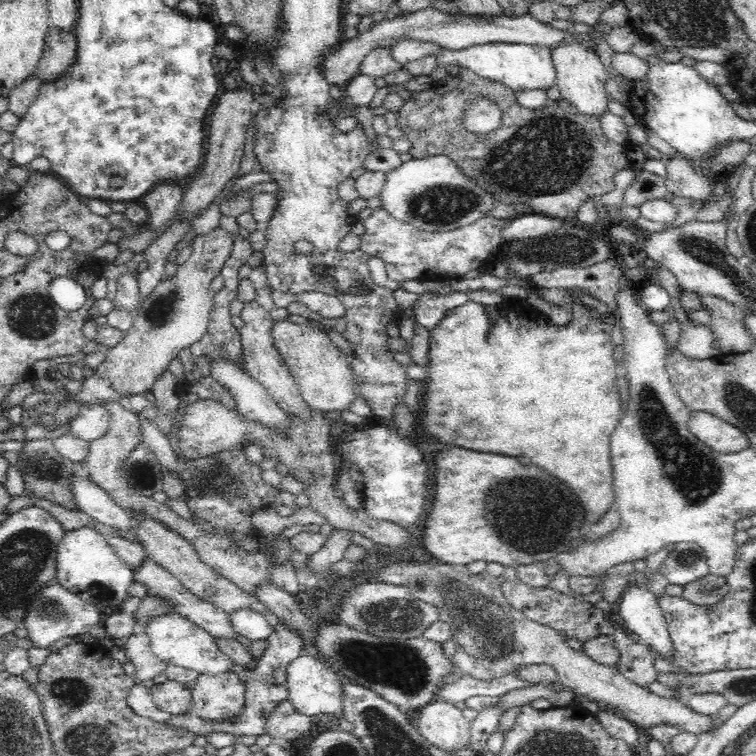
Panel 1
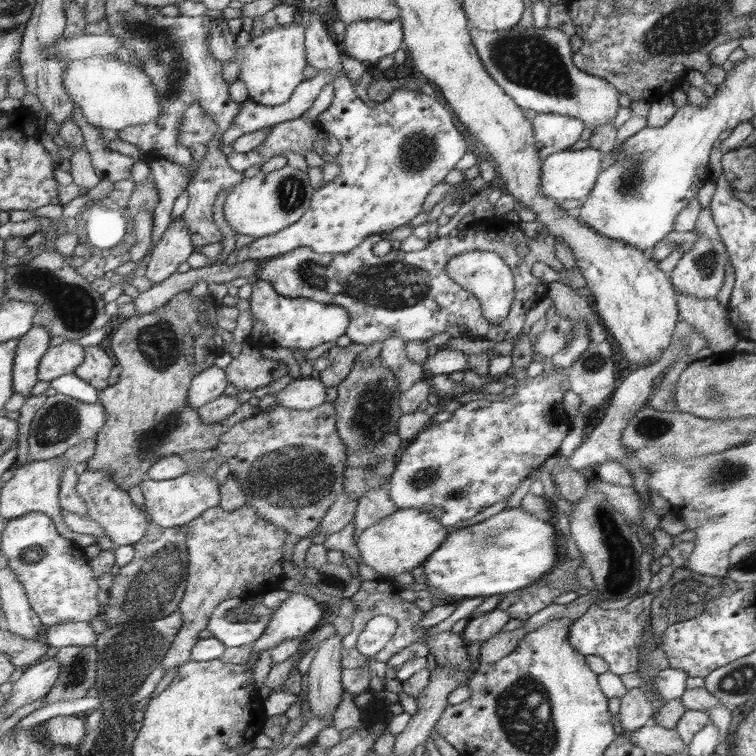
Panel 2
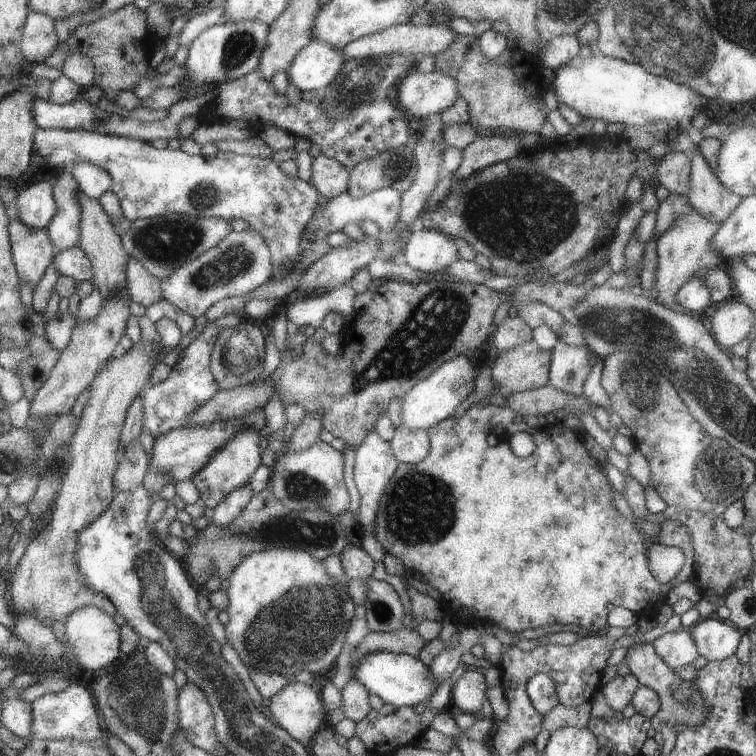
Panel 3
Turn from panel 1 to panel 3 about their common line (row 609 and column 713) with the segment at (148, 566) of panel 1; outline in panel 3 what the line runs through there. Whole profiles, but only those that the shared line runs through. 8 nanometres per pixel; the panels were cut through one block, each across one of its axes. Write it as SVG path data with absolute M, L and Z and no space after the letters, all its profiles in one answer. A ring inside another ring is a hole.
M699 152L691 156L690 161L692 168L687 199L691 207L700 212L704 220L708 218L714 224L724 224L743 202L743 196L724 188L706 157Z

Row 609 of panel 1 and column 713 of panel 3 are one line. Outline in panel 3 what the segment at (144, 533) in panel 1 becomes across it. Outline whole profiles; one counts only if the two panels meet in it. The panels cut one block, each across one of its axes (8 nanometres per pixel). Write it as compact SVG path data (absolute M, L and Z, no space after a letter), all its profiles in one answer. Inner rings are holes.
M690 207L686 214L678 216L672 222L672 226L664 234L661 234L657 240L658 264L655 284L652 287L652 291L658 295L655 300L658 304L667 306L669 309L673 305L678 305L677 293L700 268L719 266L721 260L718 258L718 254L712 250L712 240L714 240L720 226L721 224L718 222L714 224L708 218L704 220L700 212L696 212L694 208Z

